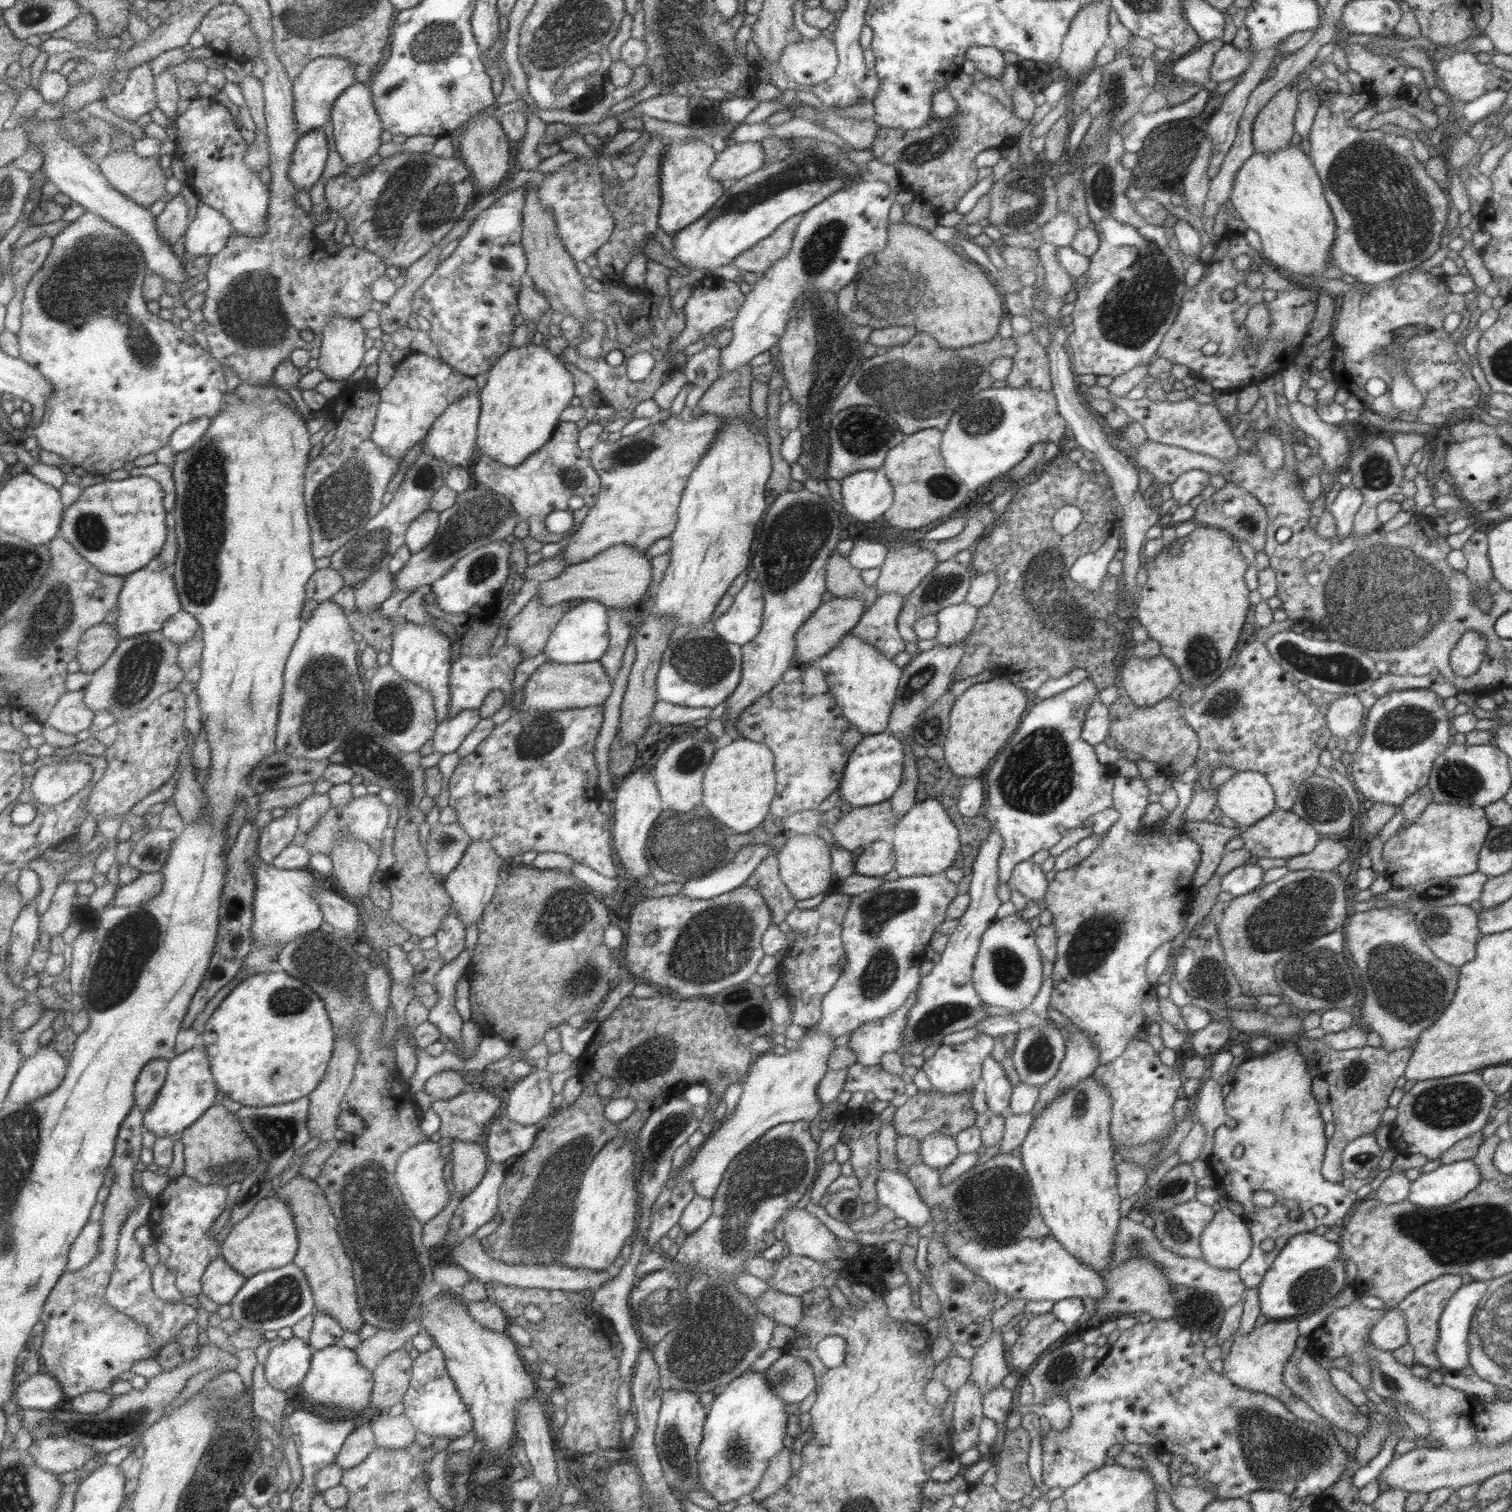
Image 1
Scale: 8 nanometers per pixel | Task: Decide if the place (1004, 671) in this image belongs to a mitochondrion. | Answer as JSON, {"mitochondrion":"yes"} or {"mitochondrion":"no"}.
{"mitochondrion":"no"}

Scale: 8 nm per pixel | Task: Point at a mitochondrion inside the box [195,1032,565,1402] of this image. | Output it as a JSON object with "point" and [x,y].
{"point":[380,1229]}

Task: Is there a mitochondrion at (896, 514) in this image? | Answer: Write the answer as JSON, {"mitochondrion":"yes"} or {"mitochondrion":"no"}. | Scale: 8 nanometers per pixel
{"mitochondrion":"no"}

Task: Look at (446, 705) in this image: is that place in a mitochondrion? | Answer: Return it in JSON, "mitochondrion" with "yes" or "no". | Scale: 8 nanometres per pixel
{"mitochondrion":"no"}

